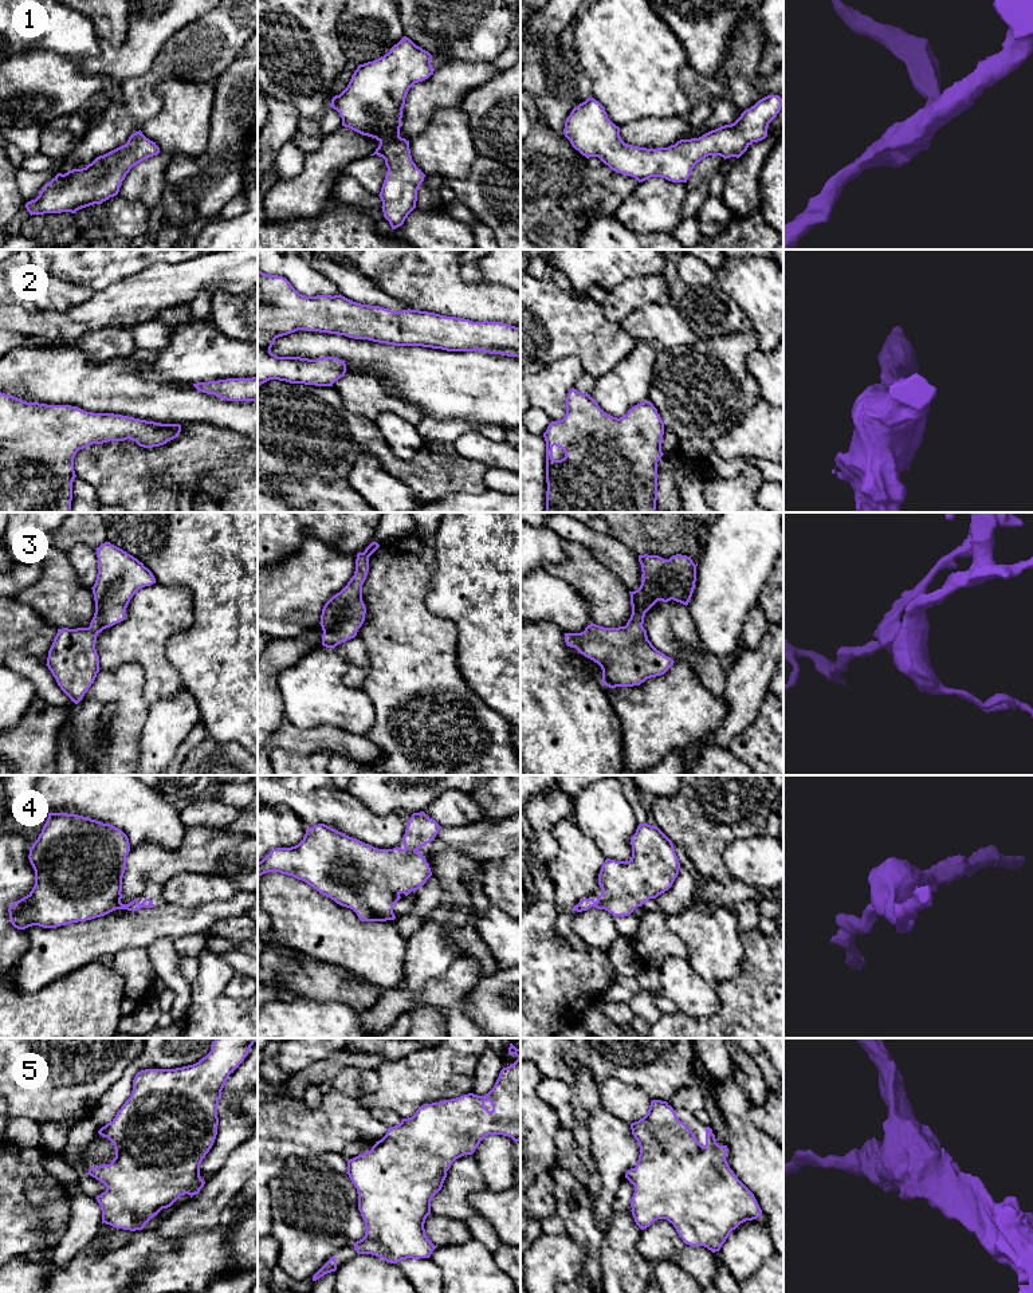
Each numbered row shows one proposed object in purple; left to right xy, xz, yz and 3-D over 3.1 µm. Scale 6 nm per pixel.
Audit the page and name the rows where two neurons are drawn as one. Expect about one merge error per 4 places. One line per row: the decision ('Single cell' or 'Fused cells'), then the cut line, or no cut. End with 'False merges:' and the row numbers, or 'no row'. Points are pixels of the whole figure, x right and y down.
1: Single cell. No split
2: Single cell. No split
3: Single cell. No split
4: Single cell. No split
5: Single cell. No split
False merges: no row

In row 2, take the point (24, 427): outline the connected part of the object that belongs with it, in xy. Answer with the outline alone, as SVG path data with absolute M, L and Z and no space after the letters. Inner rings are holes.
M0 392L0 512L71 512L74 457L79 449L107 441L133 440L153 448L176 439L180 424L161 424L114 413L93 413L71 405L27 402Z

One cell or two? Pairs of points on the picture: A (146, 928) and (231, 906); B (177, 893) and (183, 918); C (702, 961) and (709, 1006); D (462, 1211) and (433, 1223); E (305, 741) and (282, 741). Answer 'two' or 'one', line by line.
A: one
B: two
C: two
D: two
E: one

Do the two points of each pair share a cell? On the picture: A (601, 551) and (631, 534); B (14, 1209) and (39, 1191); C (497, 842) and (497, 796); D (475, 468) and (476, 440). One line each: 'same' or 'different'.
A: different
B: different
C: different
D: different

